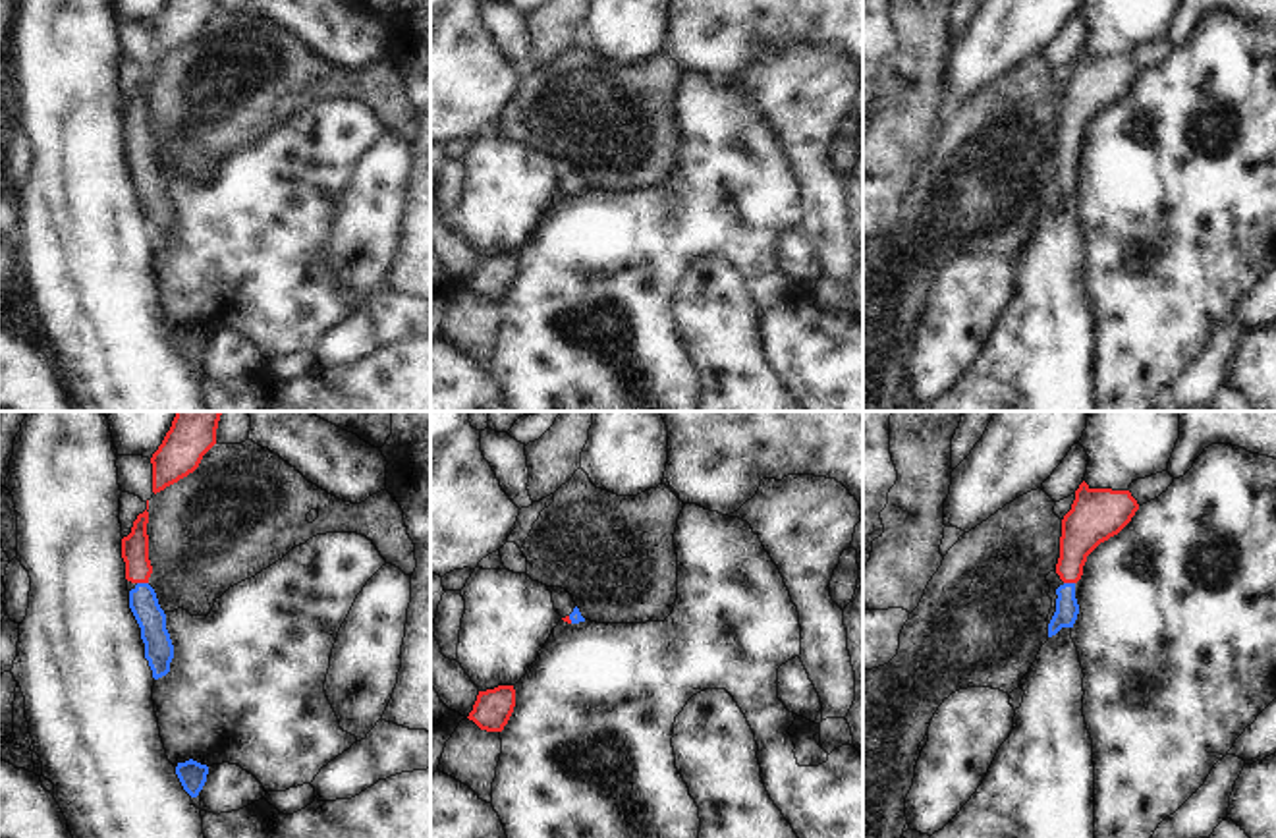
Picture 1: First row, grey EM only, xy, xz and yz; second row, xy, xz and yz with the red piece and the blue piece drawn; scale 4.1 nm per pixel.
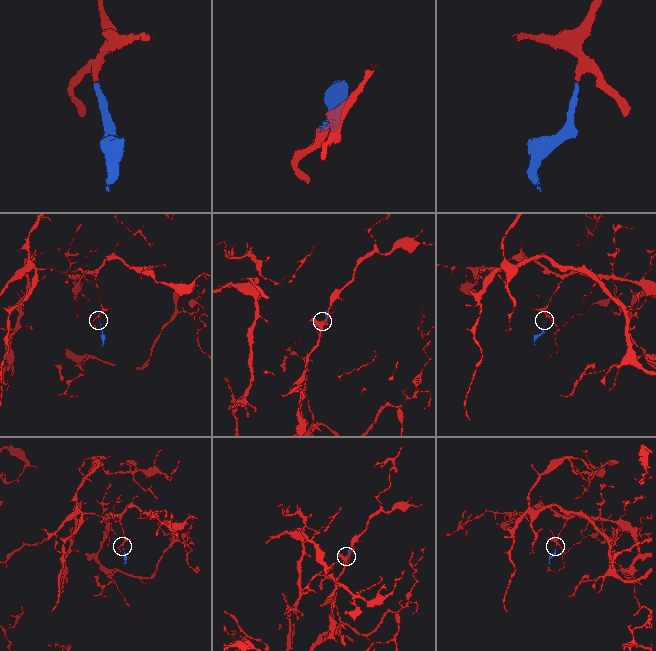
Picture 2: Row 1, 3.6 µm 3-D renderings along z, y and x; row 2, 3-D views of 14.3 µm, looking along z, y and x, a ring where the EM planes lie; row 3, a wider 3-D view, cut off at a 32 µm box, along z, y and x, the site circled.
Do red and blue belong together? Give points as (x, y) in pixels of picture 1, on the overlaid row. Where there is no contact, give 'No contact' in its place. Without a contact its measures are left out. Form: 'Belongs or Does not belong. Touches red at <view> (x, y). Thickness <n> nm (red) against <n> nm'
Belongs. Touches red at xy (143, 582). Thickness 110 nm (red) against 120 nm.

